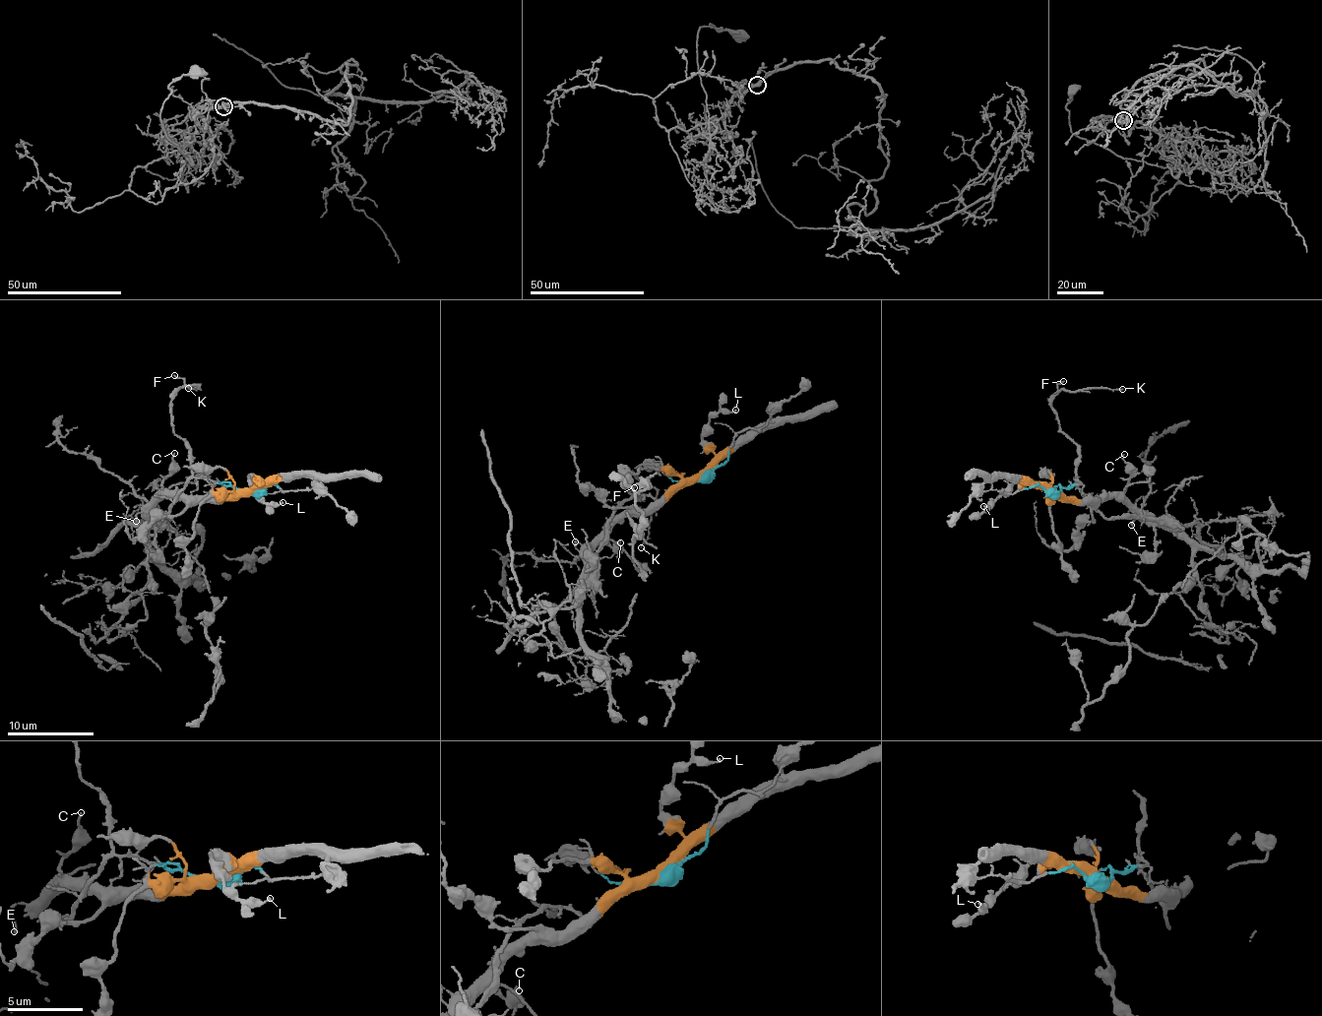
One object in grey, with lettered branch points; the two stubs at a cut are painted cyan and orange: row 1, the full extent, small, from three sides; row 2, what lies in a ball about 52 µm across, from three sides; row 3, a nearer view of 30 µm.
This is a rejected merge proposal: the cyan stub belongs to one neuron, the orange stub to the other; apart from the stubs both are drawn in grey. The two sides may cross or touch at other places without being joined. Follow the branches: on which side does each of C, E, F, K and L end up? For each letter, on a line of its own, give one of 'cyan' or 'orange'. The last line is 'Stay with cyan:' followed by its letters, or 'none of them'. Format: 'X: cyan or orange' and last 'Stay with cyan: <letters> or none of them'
C: orange
E: orange
F: cyan
K: cyan
L: orange
Stay with cyan: F, K

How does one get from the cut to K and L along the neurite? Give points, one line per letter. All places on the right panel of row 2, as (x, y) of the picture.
K: (1055, 491), (1058, 494), (1079, 485), (1078, 447), (1061, 430), (1050, 402), (1058, 393), (1086, 388), (1123, 388)
L: (1055, 491), (1015, 482), (987, 508), (983, 506)

